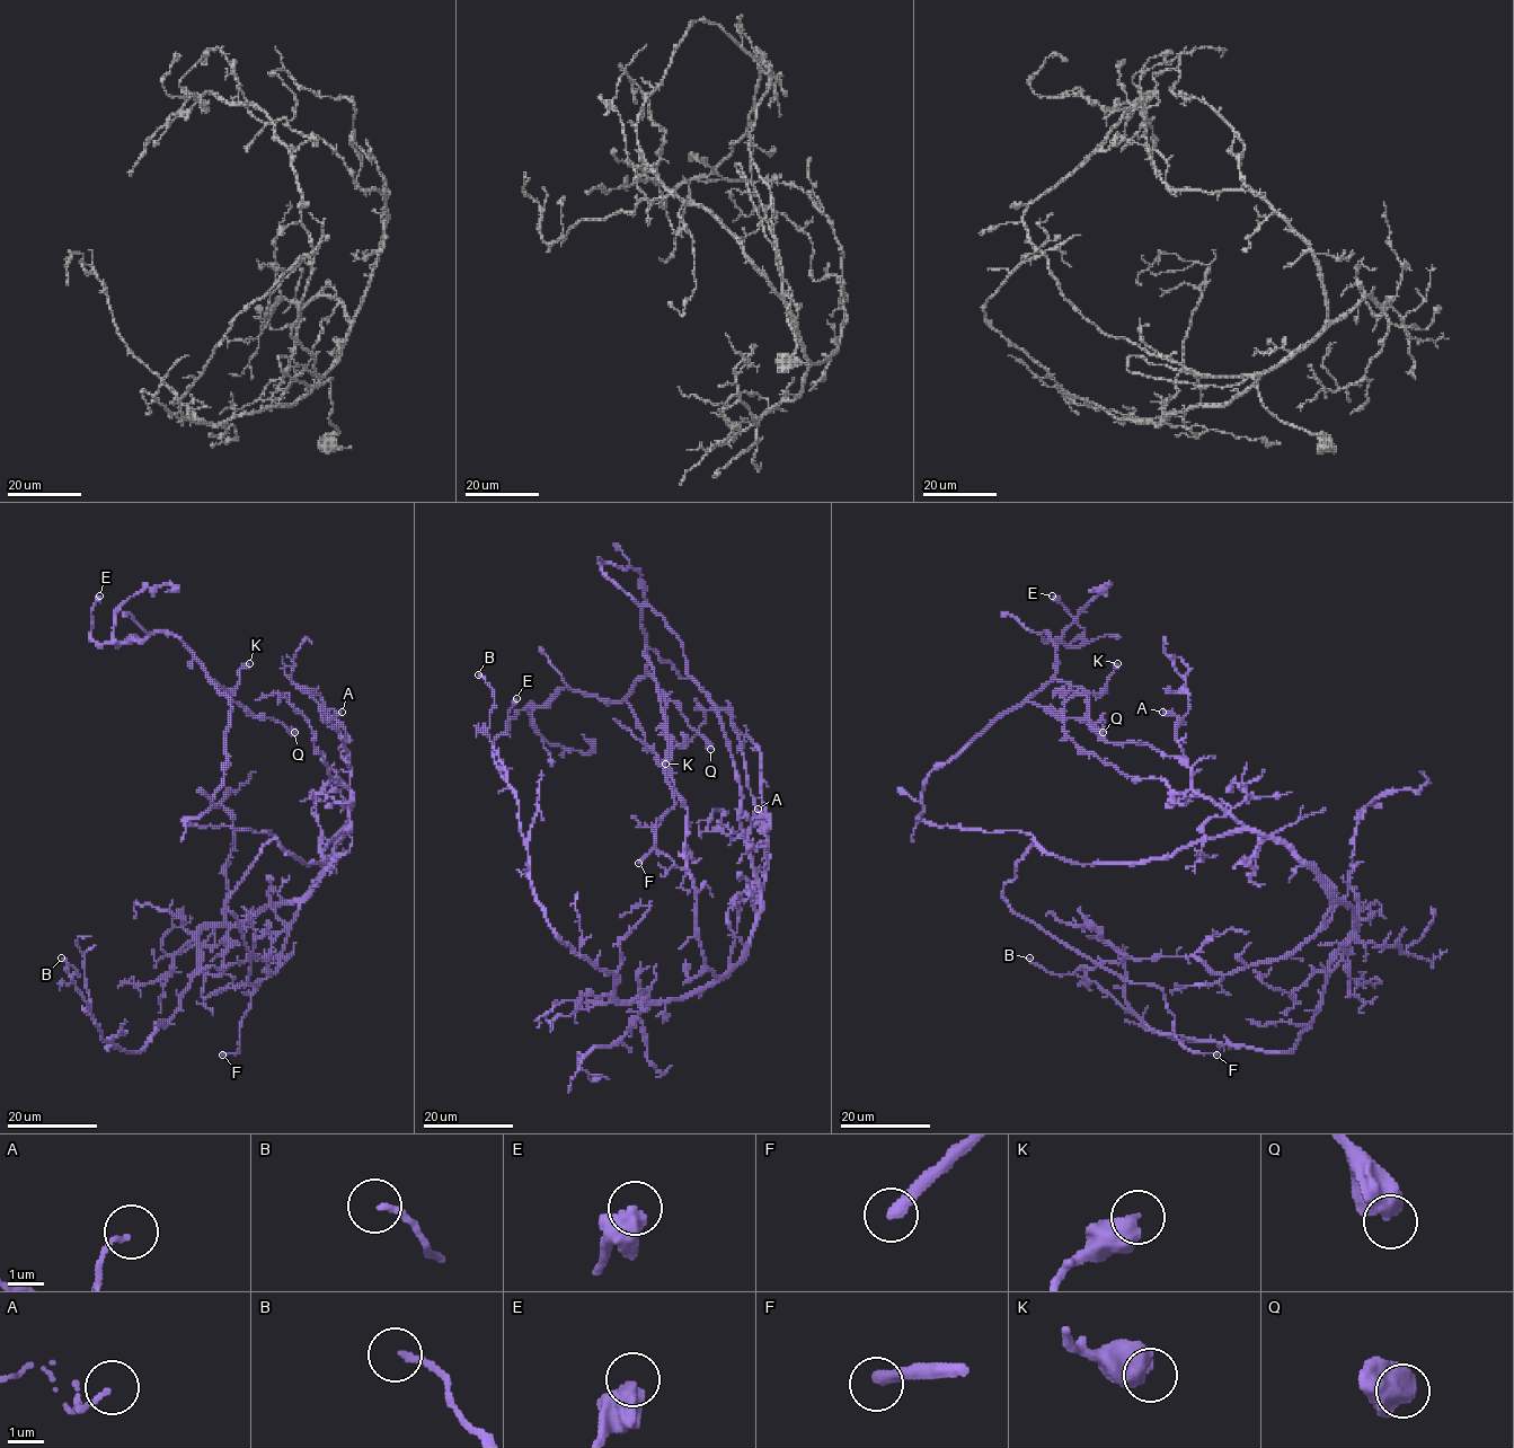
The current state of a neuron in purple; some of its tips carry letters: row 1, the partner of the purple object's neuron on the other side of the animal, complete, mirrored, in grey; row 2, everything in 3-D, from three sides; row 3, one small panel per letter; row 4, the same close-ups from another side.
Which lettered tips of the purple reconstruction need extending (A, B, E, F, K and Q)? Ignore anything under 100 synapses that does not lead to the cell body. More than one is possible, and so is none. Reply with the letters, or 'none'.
F

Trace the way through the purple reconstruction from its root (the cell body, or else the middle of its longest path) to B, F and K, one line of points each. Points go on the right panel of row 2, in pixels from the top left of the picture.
B: (1163, 857), (1259, 831), (1352, 909), (1357, 928), (1291, 1049), (1167, 1036), (1096, 982), (1029, 958)
F: (1163, 857), (1077, 864), (1033, 840), (1003, 899), (1125, 979), (1157, 985), (1176, 1038), (1216, 1054)
K: (1163, 857), (1077, 864), (1019, 831), (918, 819), (927, 777), (997, 720), (1054, 680), (1098, 694), (1117, 663)

